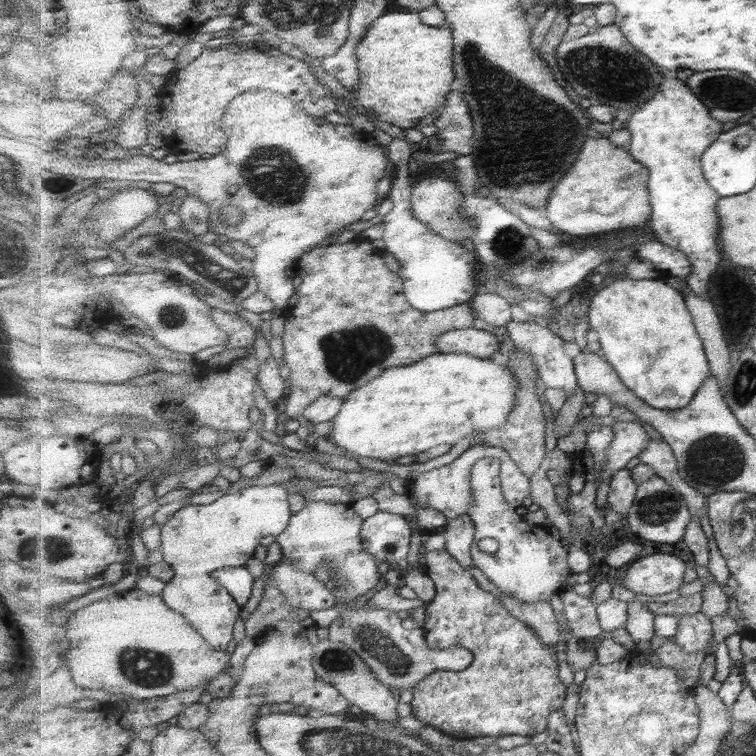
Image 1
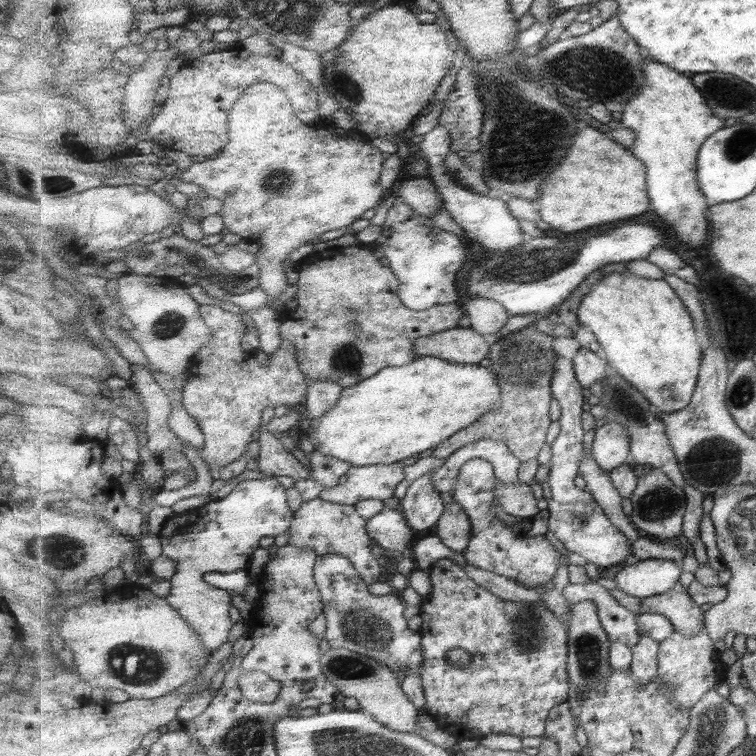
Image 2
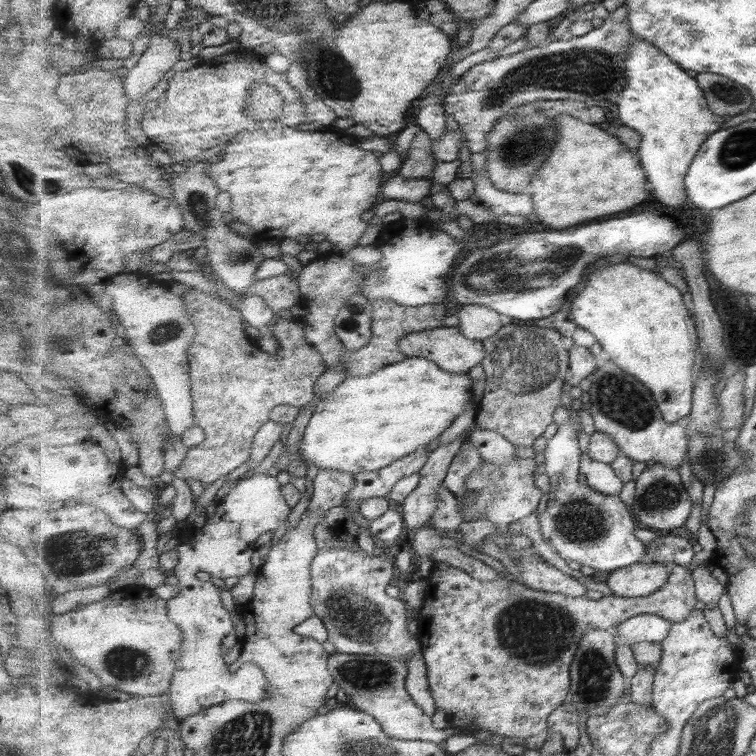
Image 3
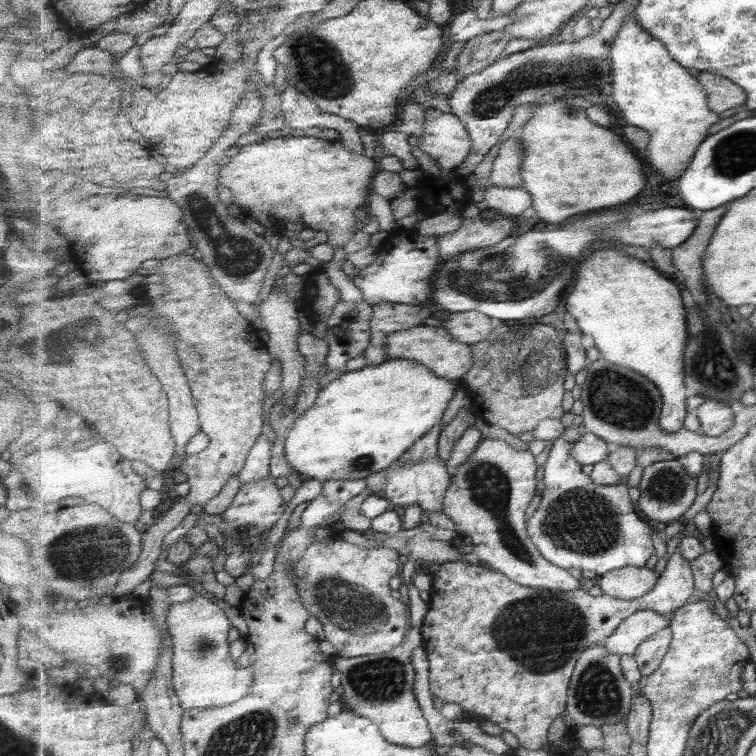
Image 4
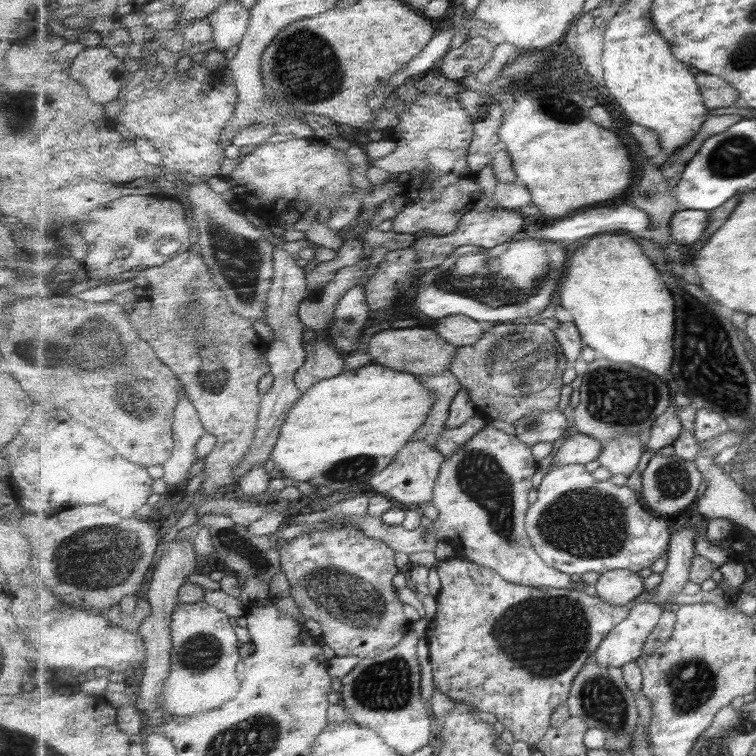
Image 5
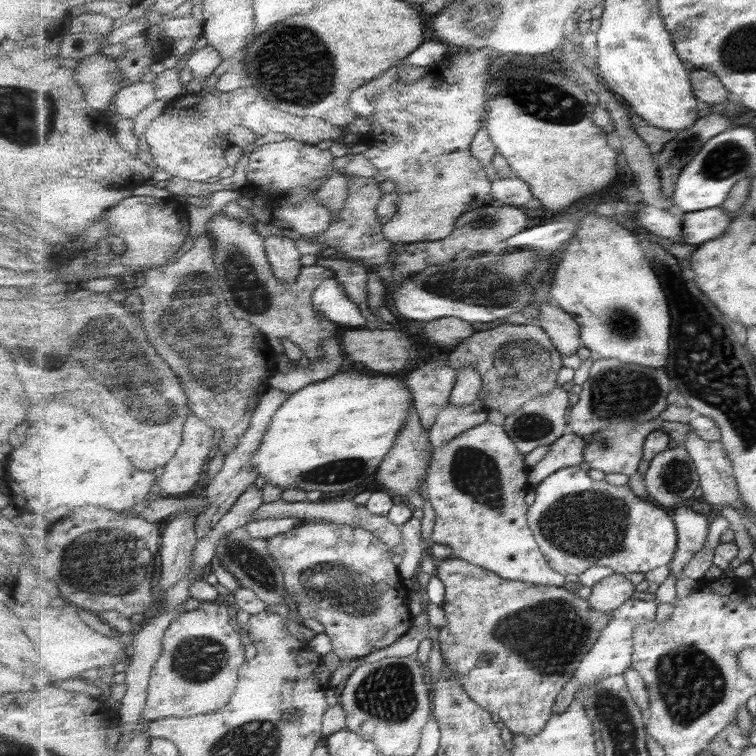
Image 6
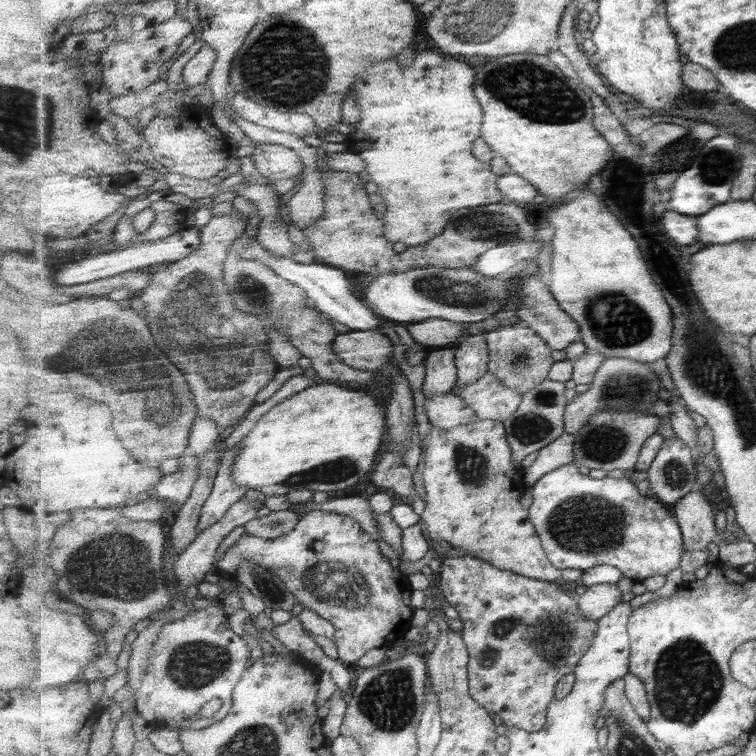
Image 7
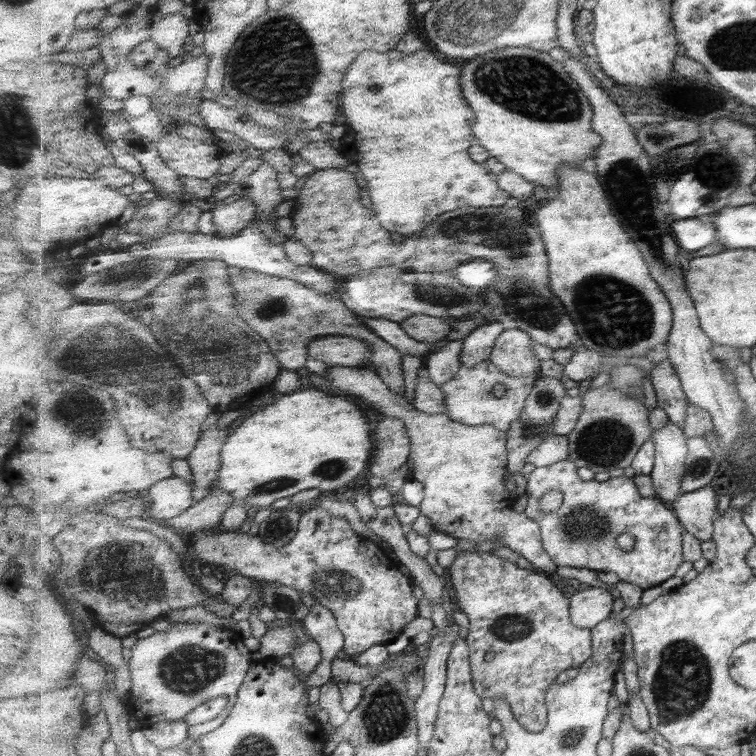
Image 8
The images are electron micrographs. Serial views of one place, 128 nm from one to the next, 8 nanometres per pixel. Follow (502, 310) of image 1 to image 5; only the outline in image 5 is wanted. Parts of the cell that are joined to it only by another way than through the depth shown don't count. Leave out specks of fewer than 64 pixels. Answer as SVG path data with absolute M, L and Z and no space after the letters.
M451 315L441 318L436 332L455 347L472 346L481 341L488 326L465 315Z

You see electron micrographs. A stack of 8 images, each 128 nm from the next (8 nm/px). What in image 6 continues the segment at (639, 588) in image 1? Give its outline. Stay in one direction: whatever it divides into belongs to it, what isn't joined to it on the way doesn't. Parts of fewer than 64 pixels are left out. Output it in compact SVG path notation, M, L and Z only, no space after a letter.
M619 573L605 578L591 589L587 600L591 603L592 610L603 613L611 613L624 606L635 594L635 585L631 584L624 574Z

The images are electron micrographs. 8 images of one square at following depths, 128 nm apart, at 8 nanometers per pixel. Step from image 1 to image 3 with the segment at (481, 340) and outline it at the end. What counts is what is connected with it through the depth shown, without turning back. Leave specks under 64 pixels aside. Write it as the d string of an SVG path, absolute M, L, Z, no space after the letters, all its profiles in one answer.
M437 328L409 334L400 342L400 350L408 358L418 357L431 359L442 370L452 374L468 374L471 368L479 366L487 357L486 349L481 341L466 338L458 328Z

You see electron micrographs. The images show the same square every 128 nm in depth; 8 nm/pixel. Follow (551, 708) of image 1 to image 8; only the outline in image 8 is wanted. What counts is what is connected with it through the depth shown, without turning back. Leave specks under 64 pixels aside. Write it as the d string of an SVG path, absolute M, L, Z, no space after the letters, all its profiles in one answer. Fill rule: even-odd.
M709 485L695 492L683 492L672 506L684 529L700 541L712 540L714 522L719 517L715 488ZM491 537L491 539L476 543L477 549L458 552L455 560L453 560L452 564L449 566L450 582L455 591L454 595L457 605L459 605L461 611L465 613L469 619L469 633L466 636L466 641L470 646L470 663L472 666L473 683L475 683L475 690L477 694L481 695L481 698L488 697L491 700L495 700L497 697L503 697L503 700L506 700L506 704L513 707L514 717L517 718L527 730L531 730L534 733L540 733L545 730L548 725L548 704L546 701L549 686L555 683L560 674L564 673L565 670L573 667L580 667L593 656L592 629L581 628L573 622L570 598L567 598L567 596L555 586L556 577L537 571L533 572L531 570L526 570L525 568L519 568L517 564L513 564L513 562L509 562L509 560L503 560L503 558L495 556L495 554L493 554L493 548L496 547L495 540L497 540L497 537Z

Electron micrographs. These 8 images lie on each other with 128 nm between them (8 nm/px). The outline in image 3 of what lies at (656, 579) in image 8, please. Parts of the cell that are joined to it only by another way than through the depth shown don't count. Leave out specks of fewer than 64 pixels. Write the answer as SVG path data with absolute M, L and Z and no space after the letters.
M566 385L565 393L562 397L563 408L569 409L569 420L559 426L557 434L547 442L544 448L545 464L543 465L543 474L550 478L550 489L548 491L548 500L544 511L540 514L541 532L547 542L555 548L557 554L561 554L567 562L579 562L583 566L589 566L601 572L610 572L627 568L631 565L650 562L648 560L648 546L640 538L637 538L635 529L635 516L633 516L631 506L627 506L619 495L606 495L601 491L593 489L592 486L581 484L579 482L580 467L582 464L583 449L577 440L577 431L583 431L578 410L571 409L571 396L566 391L569 389Z

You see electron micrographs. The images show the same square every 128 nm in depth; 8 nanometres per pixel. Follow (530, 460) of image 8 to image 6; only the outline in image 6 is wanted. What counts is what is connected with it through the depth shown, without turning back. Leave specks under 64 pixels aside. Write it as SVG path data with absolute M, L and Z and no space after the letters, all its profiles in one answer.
M568 432L559 437L544 457L534 466L530 467L527 474L529 487L536 489L545 479L549 479L559 470L571 466L579 466L585 461L585 437Z

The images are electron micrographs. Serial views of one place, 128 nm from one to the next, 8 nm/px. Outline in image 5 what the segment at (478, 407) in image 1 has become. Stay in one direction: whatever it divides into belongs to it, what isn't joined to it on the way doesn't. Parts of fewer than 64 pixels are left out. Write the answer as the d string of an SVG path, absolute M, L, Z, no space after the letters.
M370 364L344 371L340 376L320 380L289 411L283 421L279 440L270 454L274 468L287 479L308 482L315 487L325 486L331 491L345 490L354 486L355 470L357 483L367 483L375 474L385 471L394 462L397 453L415 438L435 406L433 394L417 375L408 371L392 370L391 367Z

